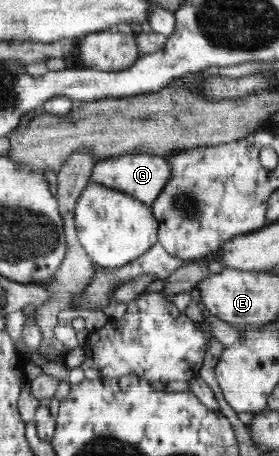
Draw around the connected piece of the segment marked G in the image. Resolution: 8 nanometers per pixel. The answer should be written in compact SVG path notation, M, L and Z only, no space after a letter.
M141 153L114 156L112 159L93 162L88 183L106 185L106 188L128 193L150 207L168 180L170 180L170 165L166 165L166 158Z

